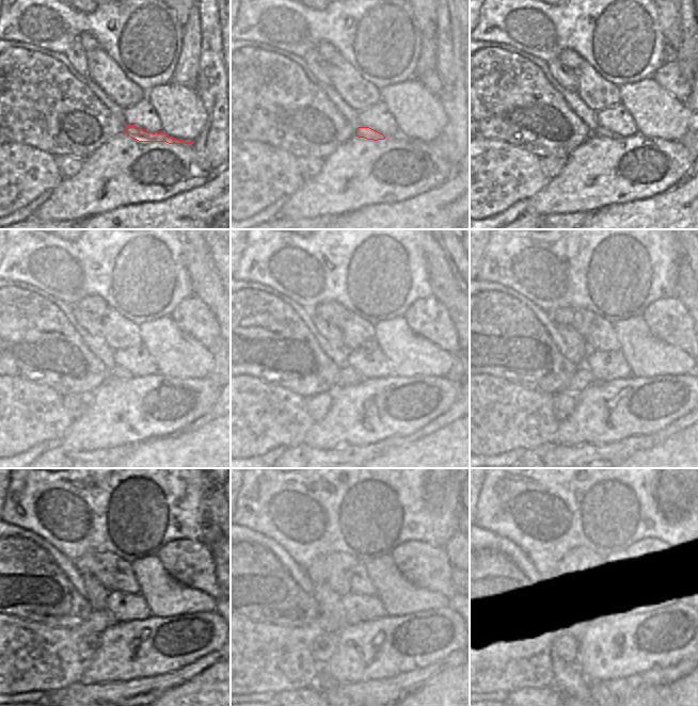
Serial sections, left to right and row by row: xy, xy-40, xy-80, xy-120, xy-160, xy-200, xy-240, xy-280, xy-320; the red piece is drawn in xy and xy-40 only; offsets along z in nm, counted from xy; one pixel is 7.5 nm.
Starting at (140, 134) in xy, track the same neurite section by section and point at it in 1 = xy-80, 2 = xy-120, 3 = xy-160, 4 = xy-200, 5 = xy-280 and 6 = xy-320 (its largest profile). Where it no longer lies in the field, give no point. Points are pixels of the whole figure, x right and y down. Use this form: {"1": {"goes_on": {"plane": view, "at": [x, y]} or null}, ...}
{"1": {"goes_on": {"plane": "xy-80", "at": [600, 131]}}, "2": {"goes_on": {"plane": "xy-120", "at": [116, 372]}}, "3": {"goes_on": {"plane": "xy-160", "at": [348, 376]}}, "4": {"goes_on": {"plane": "xy-200", "at": [583, 378]}}, "5": {"goes_on": {"plane": "xy-280", "at": [252, 657]}}, "6": {"goes_on": {"plane": "xy-320", "at": [491, 656]}}}

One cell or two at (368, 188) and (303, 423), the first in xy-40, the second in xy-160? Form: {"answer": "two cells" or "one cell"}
{"answer": "two cells"}

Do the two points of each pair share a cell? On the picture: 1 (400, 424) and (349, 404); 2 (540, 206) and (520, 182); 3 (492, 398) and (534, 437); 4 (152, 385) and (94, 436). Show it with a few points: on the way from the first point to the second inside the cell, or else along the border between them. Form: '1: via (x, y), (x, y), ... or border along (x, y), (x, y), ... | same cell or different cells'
1: via (385, 424), (375, 433), (369, 433), (355, 419) | same cell
2: border along (548, 180), (528, 199) | different cells
3: via (503, 408), (523, 429) | same cell
4: via (137, 400), (126, 411), (116, 412), (108, 421) | same cell

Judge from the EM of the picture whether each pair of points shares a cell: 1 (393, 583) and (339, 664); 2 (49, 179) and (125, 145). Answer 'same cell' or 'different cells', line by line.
1: different cells
2: different cells

